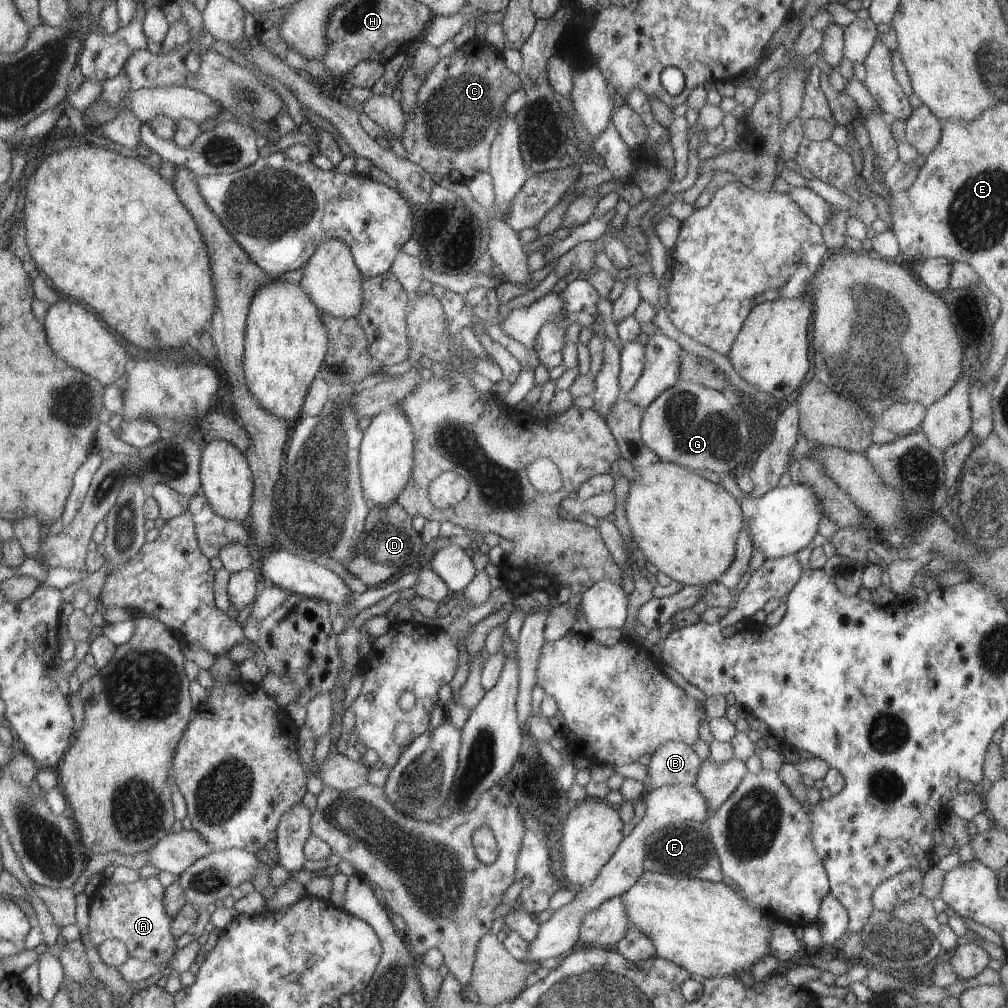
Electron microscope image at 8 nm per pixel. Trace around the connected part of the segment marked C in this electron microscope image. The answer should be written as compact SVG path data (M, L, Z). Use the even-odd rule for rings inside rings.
M474 38L457 47L455 53L441 59L433 66L417 93L413 114L407 114L406 130L399 139L406 152L406 158L421 166L438 183L442 178L463 183L474 178L478 172L489 170L491 144L499 127L499 112L504 109L512 92L520 89L521 78L510 71L503 55L486 40Z

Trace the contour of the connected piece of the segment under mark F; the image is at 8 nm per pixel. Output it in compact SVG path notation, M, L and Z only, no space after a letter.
M686 821L669 824L648 835L645 840L645 871L674 876L677 879L706 879L720 882L723 872L707 822Z

